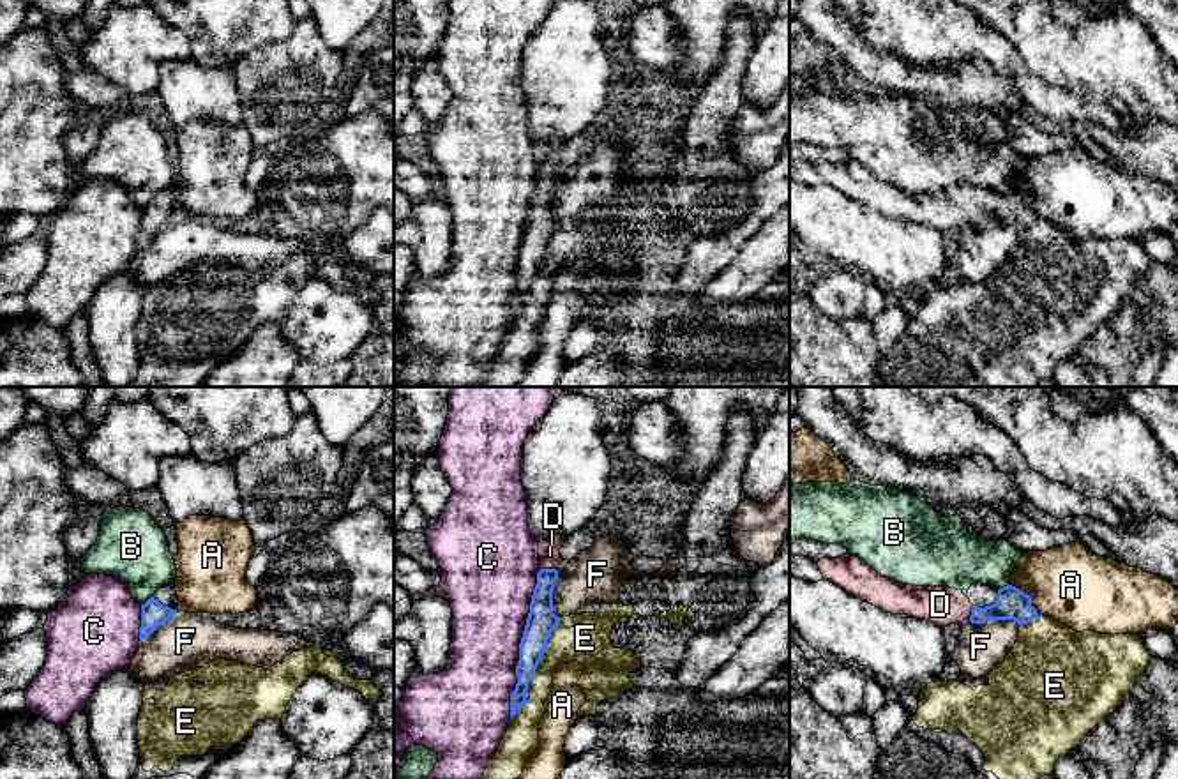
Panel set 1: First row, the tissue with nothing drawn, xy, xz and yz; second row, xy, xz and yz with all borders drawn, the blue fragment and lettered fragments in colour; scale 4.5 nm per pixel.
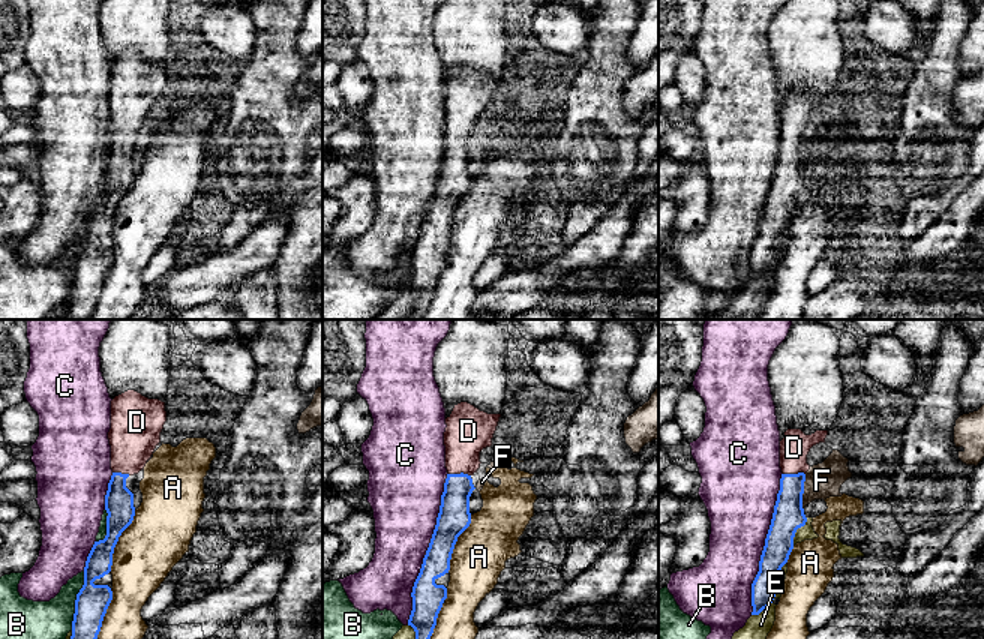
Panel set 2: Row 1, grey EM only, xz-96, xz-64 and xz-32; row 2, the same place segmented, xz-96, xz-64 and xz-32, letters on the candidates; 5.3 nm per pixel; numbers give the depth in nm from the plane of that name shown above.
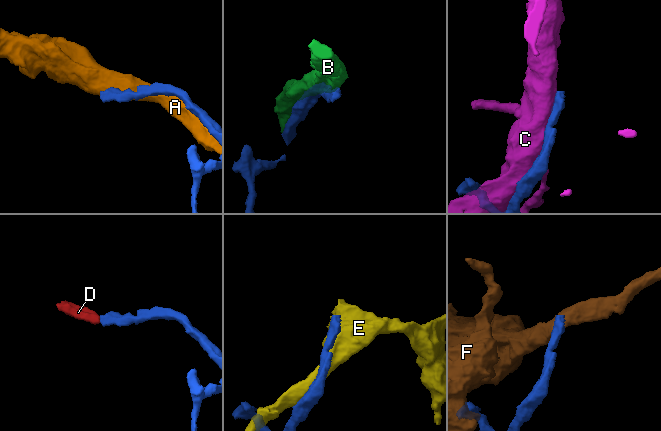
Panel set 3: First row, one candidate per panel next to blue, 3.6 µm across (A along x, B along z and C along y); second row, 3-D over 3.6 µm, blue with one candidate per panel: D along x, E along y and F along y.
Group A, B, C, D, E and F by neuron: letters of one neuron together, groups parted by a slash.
A / B / C / D / E / F

